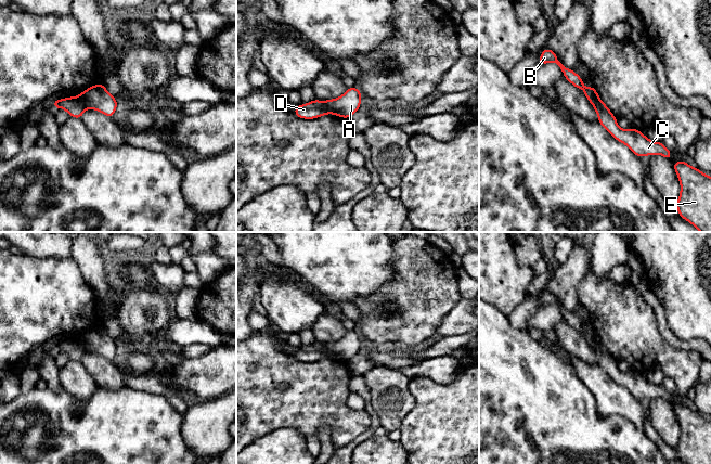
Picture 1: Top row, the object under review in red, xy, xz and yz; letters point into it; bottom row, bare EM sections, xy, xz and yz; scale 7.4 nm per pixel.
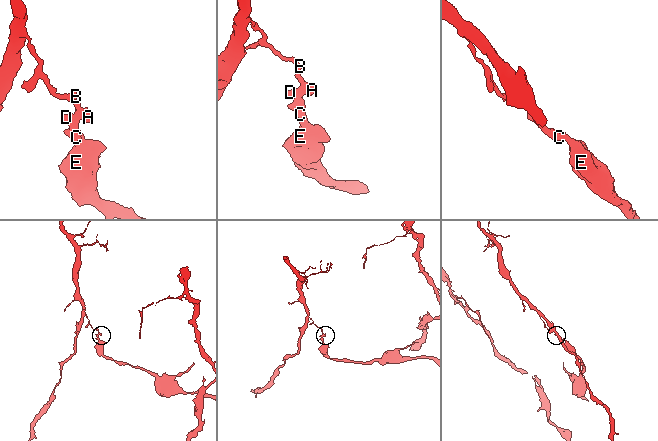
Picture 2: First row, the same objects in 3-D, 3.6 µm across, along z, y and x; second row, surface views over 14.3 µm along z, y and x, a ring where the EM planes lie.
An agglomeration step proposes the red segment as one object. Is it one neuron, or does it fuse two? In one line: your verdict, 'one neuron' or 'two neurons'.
two neurons

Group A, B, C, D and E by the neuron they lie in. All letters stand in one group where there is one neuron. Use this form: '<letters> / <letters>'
A B / C D E

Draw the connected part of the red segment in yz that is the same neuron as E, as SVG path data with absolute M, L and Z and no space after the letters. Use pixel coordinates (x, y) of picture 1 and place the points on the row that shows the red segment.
M681 159L672 163L681 184L677 203L674 205L682 219L685 219L700 232L711 232L711 176L704 175Z

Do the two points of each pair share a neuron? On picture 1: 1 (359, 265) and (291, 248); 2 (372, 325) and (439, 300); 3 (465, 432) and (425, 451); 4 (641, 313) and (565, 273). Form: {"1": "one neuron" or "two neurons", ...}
{"1": "one neuron", "2": "one neuron", "3": "one neuron", "4": "two neurons"}

